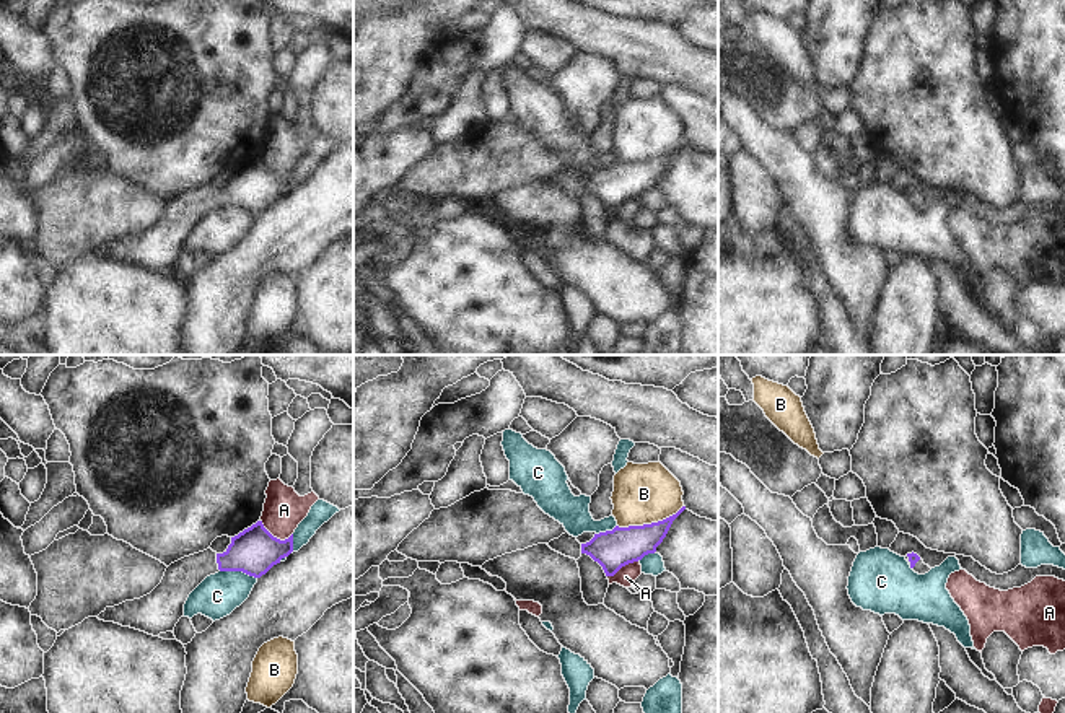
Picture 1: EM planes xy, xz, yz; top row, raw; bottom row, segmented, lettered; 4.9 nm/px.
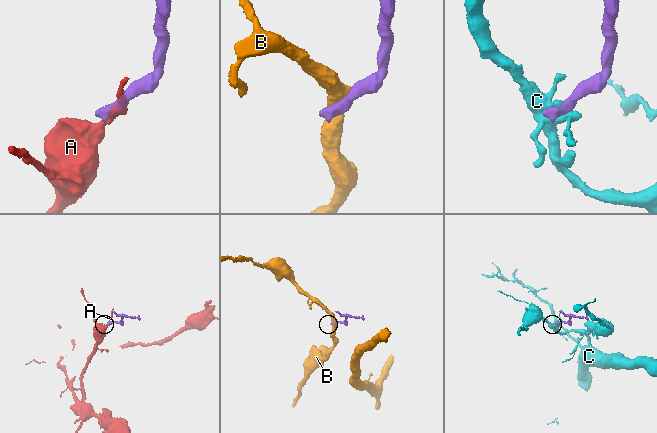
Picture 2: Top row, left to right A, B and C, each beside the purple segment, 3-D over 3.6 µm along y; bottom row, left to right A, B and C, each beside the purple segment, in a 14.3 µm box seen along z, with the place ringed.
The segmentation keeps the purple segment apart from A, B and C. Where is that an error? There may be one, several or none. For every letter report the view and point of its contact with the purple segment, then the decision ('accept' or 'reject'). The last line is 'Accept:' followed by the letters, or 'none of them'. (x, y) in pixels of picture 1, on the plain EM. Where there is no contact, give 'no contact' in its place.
A: xy (276, 173) | reject
B: xz (652, 158) | reject
C: xy (238, 205) | reject
Accept: none of them

